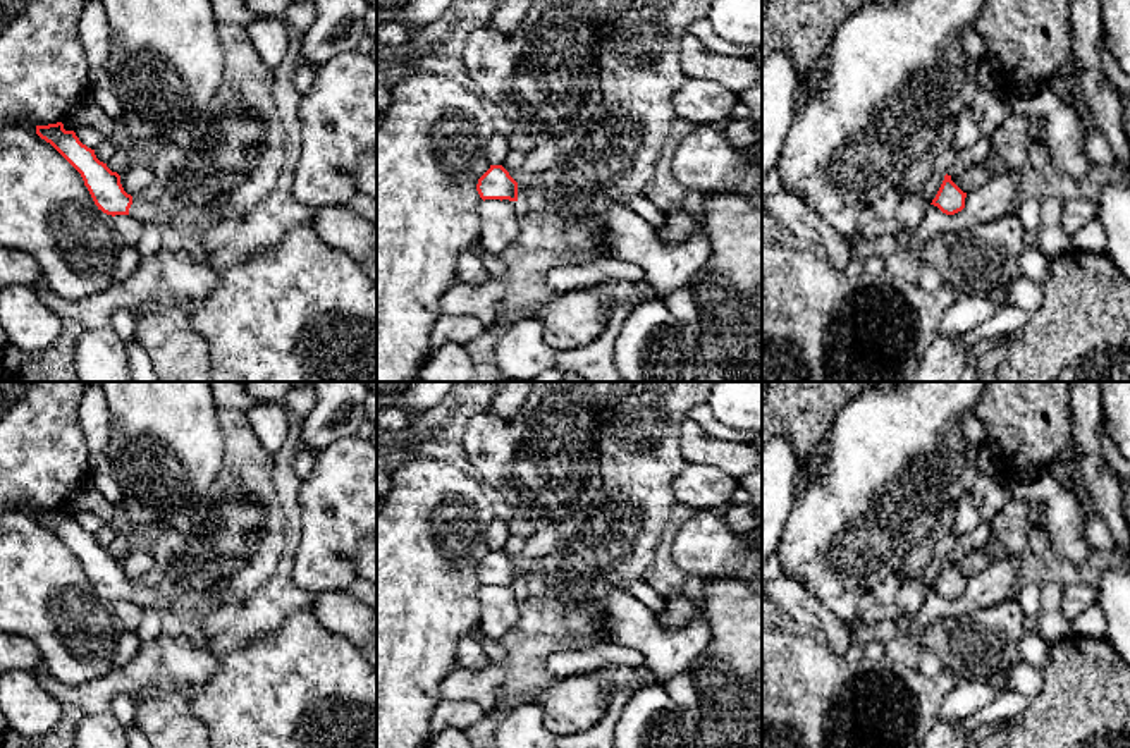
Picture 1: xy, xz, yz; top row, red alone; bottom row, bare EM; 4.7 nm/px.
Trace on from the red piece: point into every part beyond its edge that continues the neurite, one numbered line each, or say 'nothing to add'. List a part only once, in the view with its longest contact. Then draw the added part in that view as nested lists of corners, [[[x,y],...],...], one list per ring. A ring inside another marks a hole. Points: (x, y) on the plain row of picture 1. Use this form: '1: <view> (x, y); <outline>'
1: xz (534, 582); [[[518,569],[518,588],[521,592],[545,595],[549,592],[549,583],[545,574],[540,571]]]

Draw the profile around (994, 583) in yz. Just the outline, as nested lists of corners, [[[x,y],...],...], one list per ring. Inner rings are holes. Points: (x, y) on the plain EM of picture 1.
[[[1018,557],[992,562],[987,569],[970,576],[965,593],[955,600],[943,598],[930,590],[917,614],[896,624],[898,638],[913,640],[943,619],[965,621],[973,610],[1006,600],[1018,574]]]

